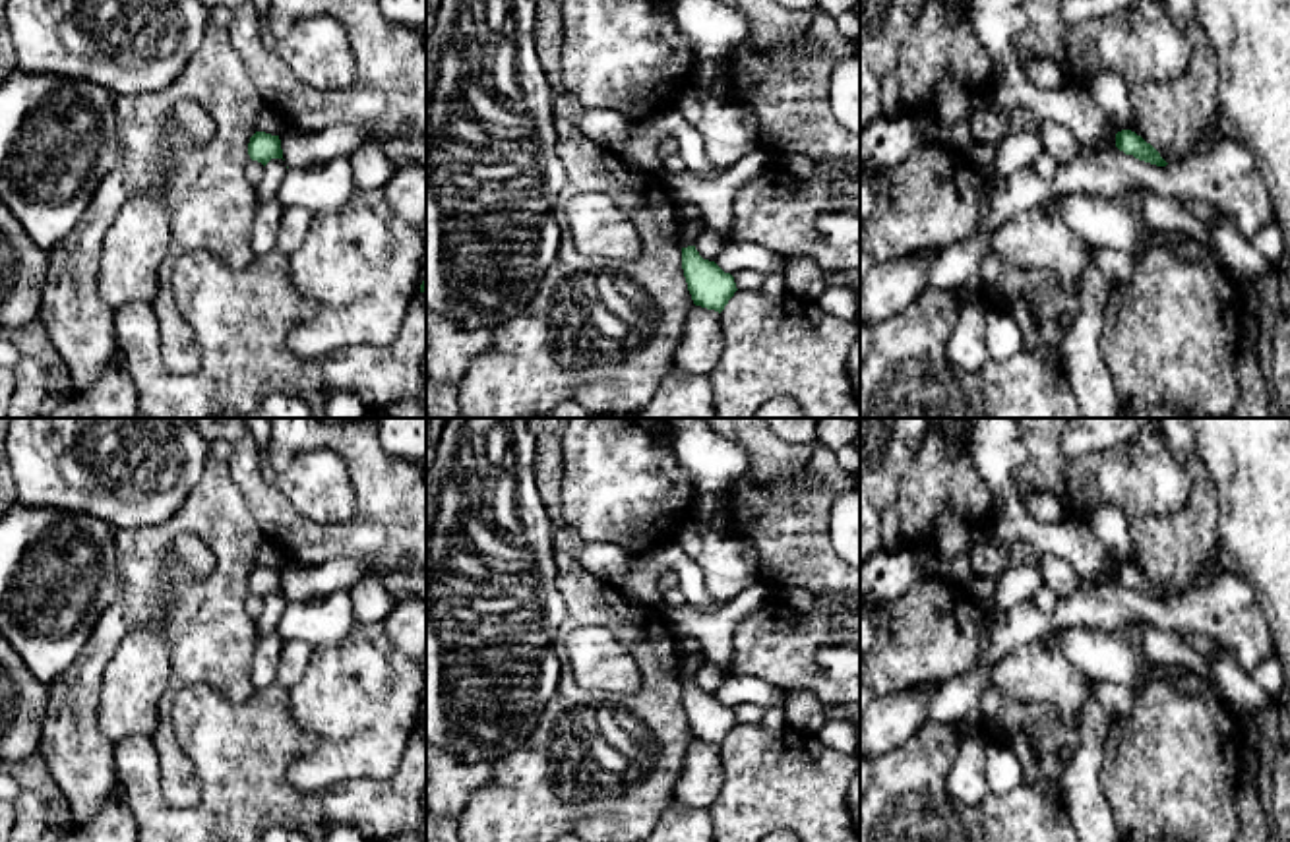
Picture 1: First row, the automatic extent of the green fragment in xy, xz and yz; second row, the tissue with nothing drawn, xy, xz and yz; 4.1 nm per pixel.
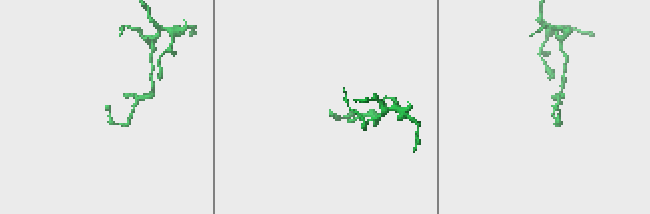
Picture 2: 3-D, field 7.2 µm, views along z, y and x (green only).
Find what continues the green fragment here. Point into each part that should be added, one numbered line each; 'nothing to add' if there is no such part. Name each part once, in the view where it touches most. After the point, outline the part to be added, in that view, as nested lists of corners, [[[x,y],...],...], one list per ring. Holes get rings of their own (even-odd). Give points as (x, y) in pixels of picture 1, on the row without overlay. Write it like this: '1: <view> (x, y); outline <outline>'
nothing to add

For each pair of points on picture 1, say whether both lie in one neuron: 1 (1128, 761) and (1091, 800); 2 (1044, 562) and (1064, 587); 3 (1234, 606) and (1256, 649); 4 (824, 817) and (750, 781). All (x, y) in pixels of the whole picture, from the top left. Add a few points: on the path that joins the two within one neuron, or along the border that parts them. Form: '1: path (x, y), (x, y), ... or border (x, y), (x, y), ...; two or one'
1: border (1103, 742), (1099, 784), (1114, 821); two
2: path (1050, 568), (1064, 581); one
3: path (1234, 616), (1248, 639); one
4: path (806, 800), (787, 781), (767, 781); one

